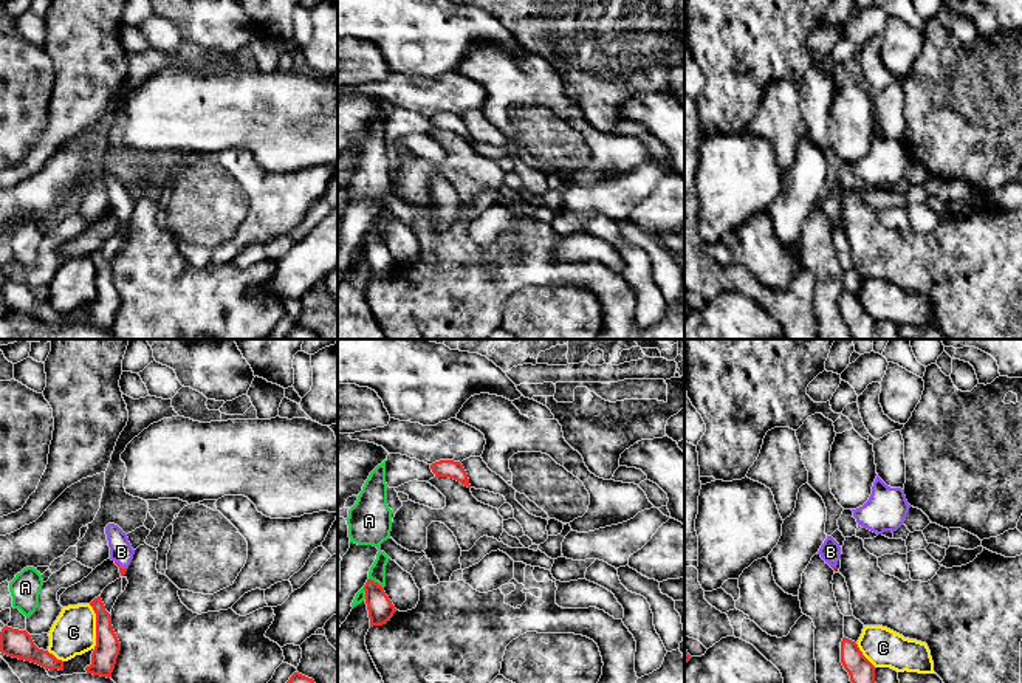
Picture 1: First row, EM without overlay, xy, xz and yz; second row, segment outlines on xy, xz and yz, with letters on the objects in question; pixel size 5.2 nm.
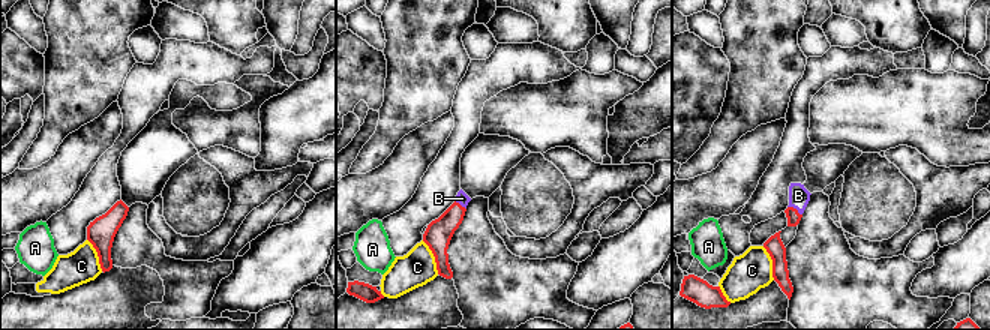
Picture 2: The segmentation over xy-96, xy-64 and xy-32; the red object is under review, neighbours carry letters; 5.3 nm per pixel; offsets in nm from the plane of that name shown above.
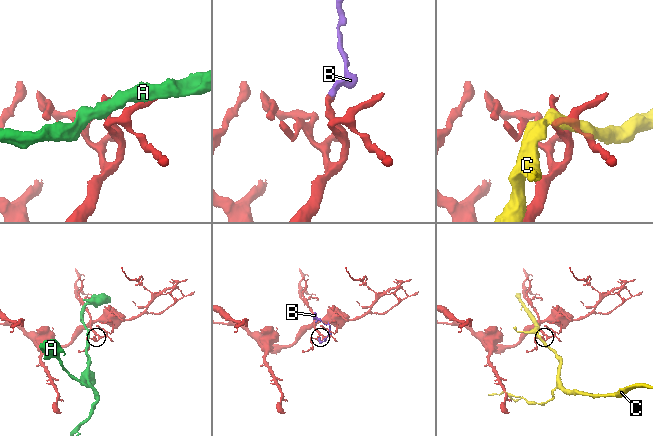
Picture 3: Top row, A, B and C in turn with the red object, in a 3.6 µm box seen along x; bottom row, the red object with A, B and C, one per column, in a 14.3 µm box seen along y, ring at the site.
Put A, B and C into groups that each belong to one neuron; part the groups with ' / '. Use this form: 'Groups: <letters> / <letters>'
Groups: A / B / C

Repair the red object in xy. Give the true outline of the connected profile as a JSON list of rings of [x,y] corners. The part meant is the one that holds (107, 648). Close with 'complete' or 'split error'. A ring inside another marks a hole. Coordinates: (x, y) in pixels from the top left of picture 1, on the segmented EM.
[[[101,596],[94,598],[90,606],[96,613],[96,646],[91,654],[91,664],[85,668],[87,674],[111,677],[121,643],[111,626],[111,615],[105,610]]] | complete

